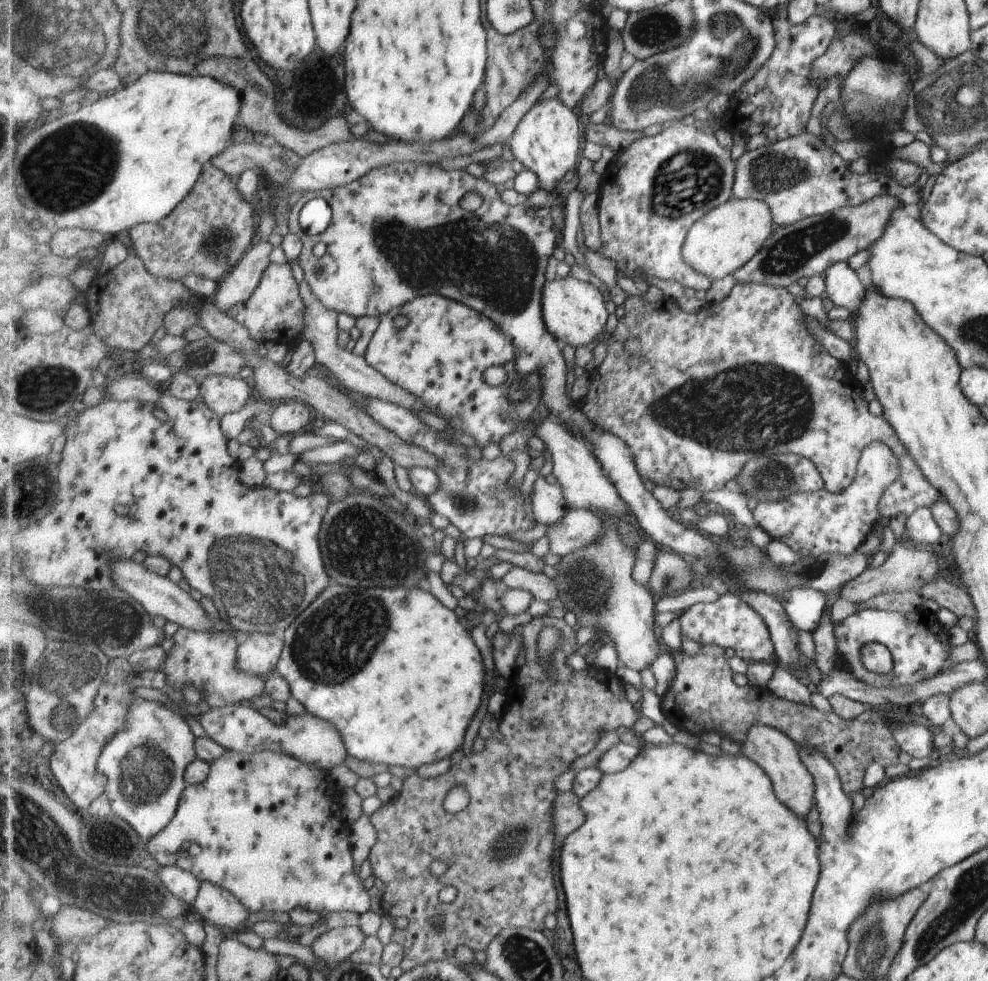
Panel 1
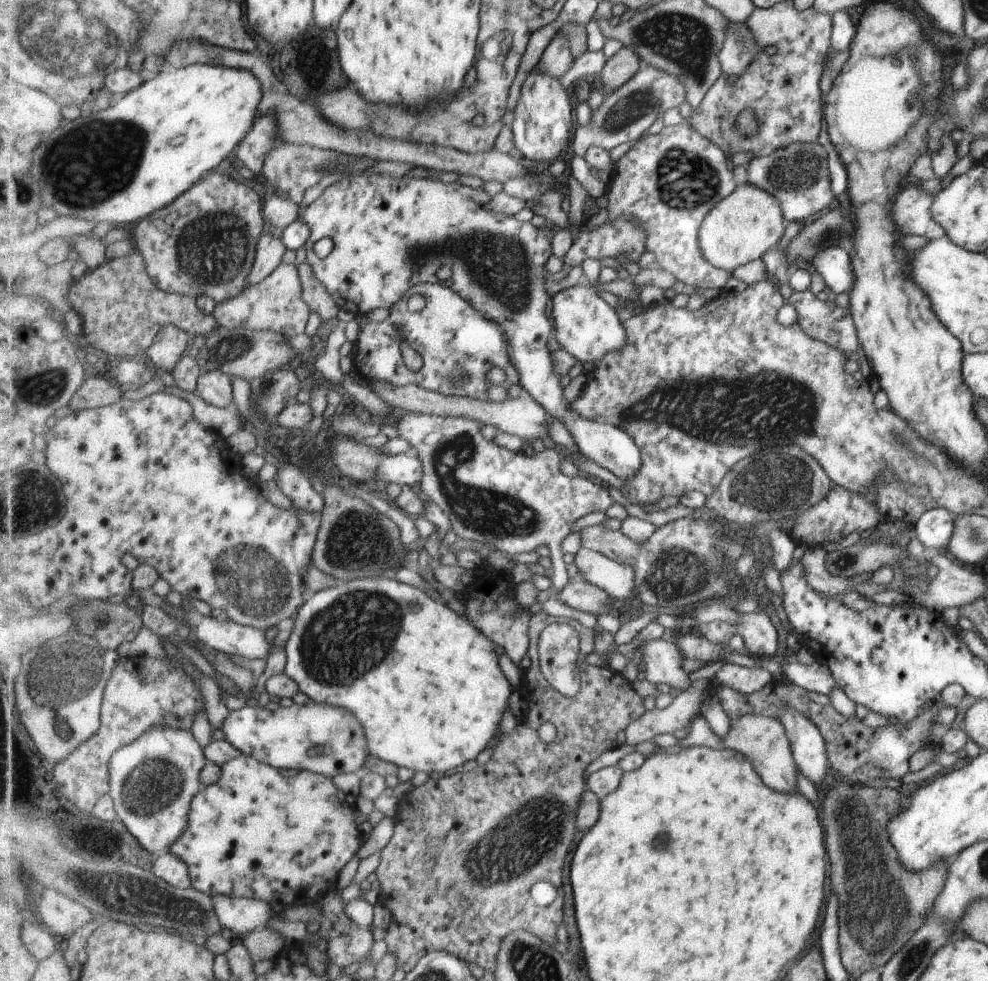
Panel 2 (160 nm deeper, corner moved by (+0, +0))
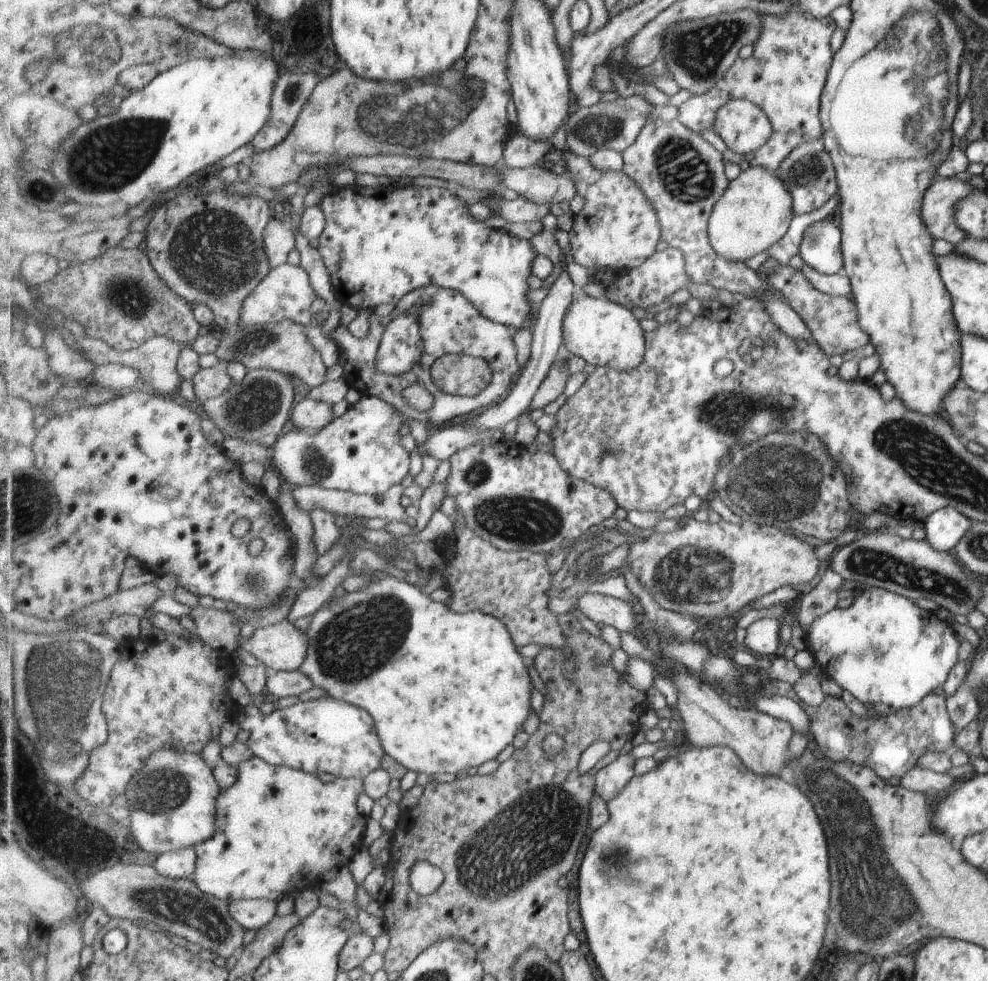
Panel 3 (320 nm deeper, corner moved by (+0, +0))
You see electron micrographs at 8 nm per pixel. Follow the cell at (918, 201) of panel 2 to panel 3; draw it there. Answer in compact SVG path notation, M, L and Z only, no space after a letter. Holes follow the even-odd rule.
M964 177L937 179L926 188L921 201L921 222L933 239L945 240L957 245L966 234L954 220L954 209L972 191Z

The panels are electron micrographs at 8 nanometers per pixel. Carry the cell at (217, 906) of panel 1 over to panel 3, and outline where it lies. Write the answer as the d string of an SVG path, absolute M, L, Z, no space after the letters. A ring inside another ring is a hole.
M241 899L230 902L230 912L247 930L261 930L277 914L277 902L265 899Z

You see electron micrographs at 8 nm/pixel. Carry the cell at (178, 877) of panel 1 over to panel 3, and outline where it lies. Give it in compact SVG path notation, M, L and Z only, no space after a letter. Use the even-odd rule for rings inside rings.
M195 847L171 851L156 857L153 863L159 874L172 879L193 878L198 854Z

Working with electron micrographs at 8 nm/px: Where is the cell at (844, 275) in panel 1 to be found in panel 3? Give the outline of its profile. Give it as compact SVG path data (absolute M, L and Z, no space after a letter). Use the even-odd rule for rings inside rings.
M824 219L810 224L803 231L798 255L815 272L835 274L842 266L838 226Z

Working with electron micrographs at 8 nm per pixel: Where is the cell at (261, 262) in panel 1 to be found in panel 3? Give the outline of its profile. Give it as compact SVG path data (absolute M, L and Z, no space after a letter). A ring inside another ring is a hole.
M274 215L269 221L268 228L264 230L264 243L270 265L274 269L288 262L289 255L296 249L296 234L292 226L280 215Z

